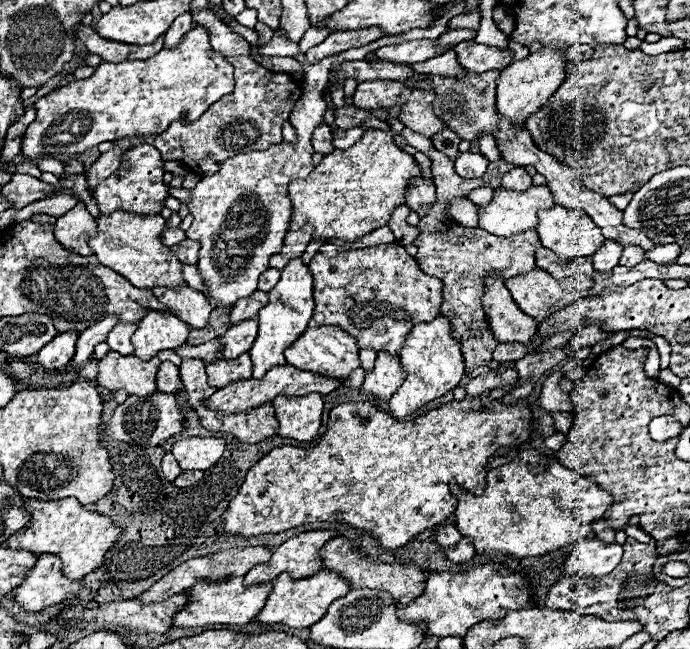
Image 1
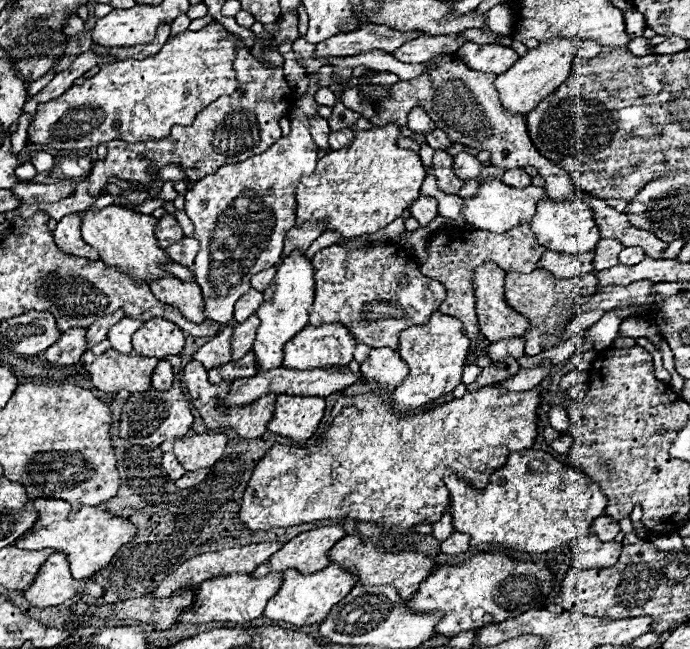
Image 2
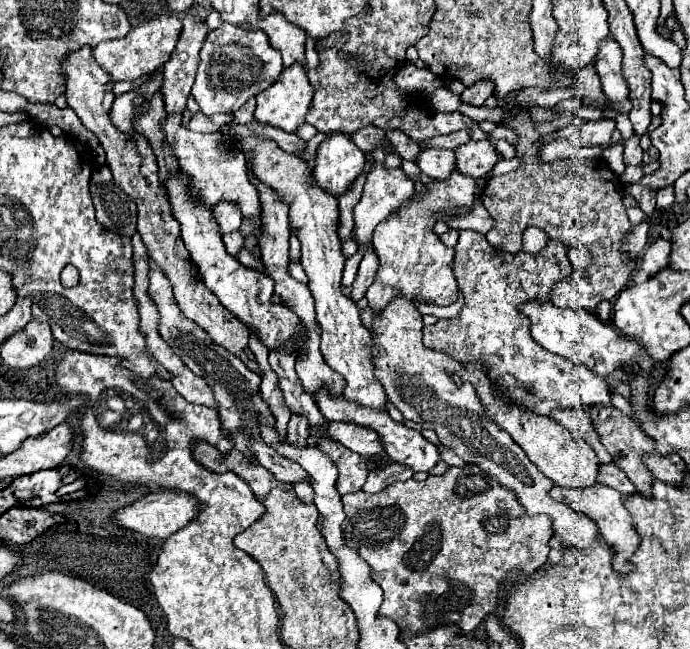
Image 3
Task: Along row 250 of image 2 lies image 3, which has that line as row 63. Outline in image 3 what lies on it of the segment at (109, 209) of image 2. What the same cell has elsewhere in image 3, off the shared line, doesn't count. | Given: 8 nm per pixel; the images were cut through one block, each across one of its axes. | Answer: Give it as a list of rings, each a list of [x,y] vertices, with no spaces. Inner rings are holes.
[[[174,12],[154,14],[152,18],[142,20],[140,26],[132,28],[128,36],[120,38],[120,40],[100,42],[94,48],[94,58],[108,74],[112,74],[114,82],[136,80],[142,74],[152,74],[154,70],[158,70],[162,64],[168,62],[178,38],[180,38],[180,32],[182,32],[182,22]]]

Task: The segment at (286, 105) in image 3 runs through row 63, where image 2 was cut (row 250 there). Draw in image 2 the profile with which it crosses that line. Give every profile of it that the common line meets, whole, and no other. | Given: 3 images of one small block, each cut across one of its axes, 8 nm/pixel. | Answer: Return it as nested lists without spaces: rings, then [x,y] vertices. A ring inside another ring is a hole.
[[[300,250],[284,258],[276,266],[276,270],[278,272],[272,286],[264,290],[264,304],[256,312],[256,316],[260,318],[260,326],[256,332],[256,342],[252,352],[256,354],[258,372],[266,372],[282,366],[282,358],[284,358],[282,348],[308,324],[308,312],[314,302],[314,268]]]

